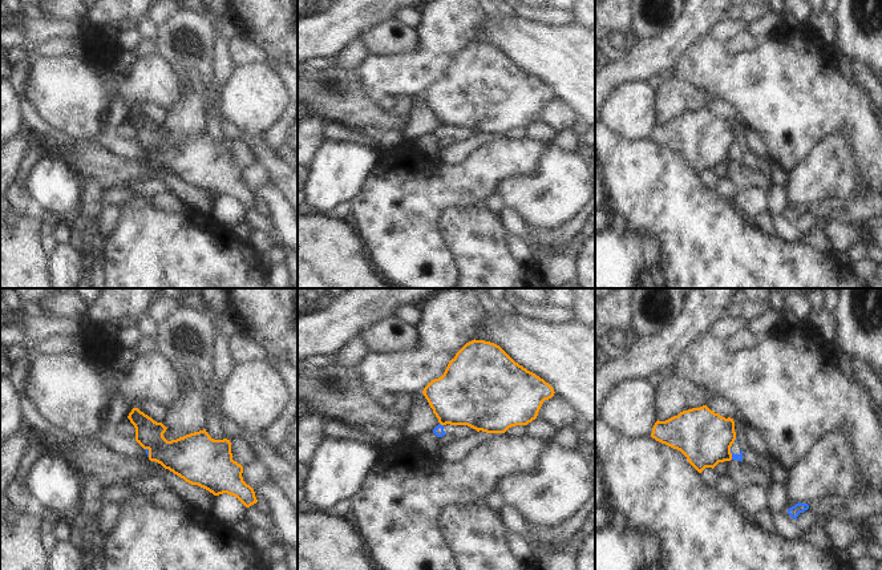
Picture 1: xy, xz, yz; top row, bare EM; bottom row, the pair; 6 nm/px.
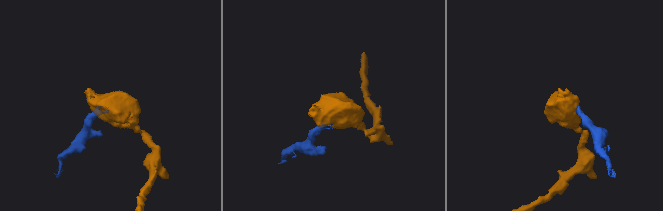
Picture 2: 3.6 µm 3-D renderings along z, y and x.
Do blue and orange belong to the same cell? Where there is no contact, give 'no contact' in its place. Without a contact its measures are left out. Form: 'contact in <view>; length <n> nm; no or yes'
contact in xz; length 30 nm; no

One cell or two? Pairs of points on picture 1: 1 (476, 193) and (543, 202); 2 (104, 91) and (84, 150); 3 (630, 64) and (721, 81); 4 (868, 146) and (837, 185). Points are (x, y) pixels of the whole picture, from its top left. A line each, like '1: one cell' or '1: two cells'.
1: two cells
2: two cells
3: two cells
4: two cells

